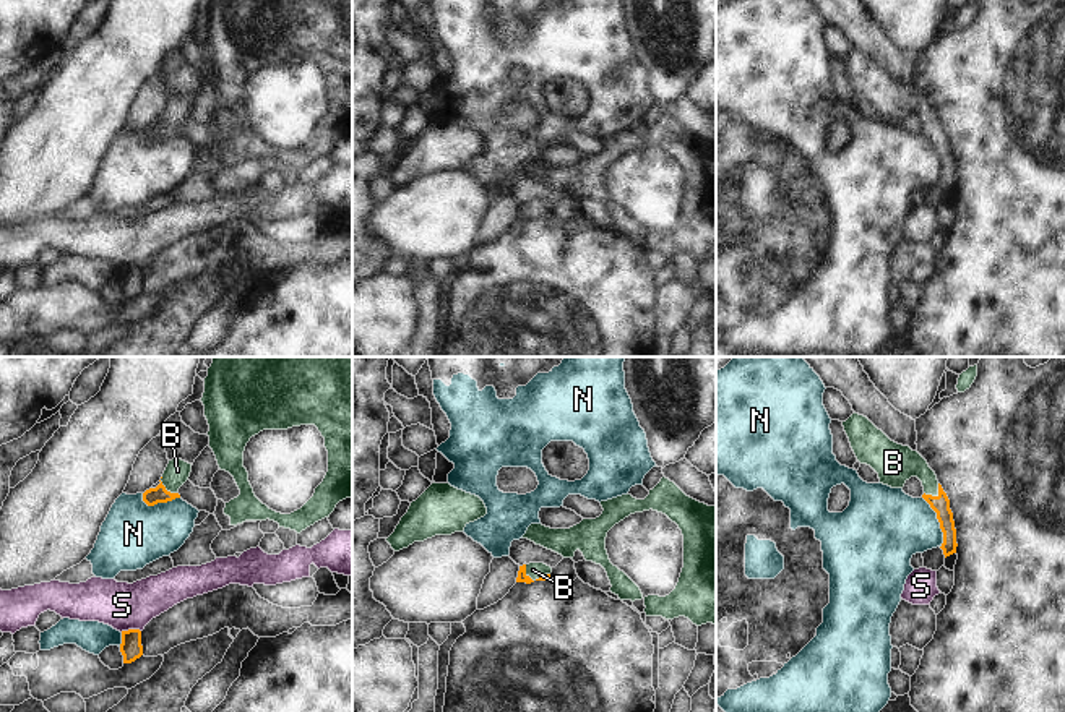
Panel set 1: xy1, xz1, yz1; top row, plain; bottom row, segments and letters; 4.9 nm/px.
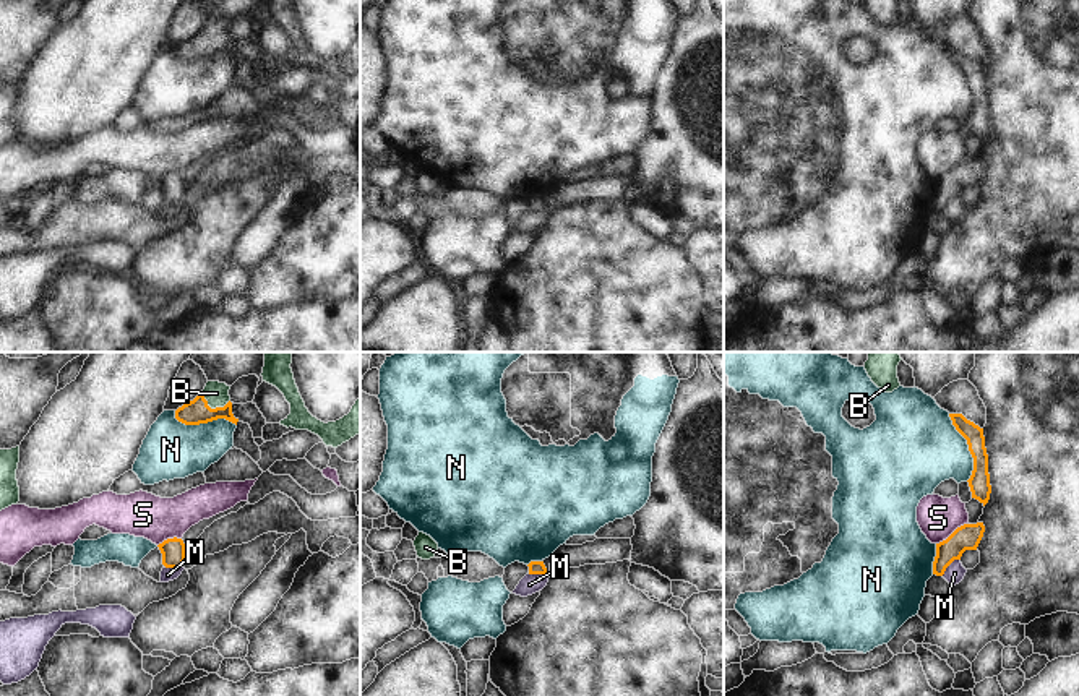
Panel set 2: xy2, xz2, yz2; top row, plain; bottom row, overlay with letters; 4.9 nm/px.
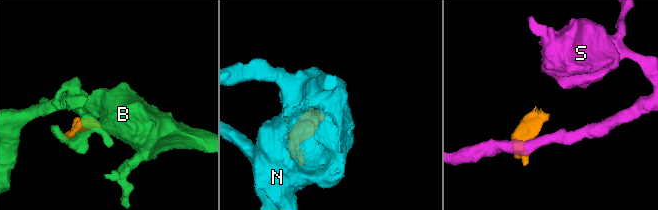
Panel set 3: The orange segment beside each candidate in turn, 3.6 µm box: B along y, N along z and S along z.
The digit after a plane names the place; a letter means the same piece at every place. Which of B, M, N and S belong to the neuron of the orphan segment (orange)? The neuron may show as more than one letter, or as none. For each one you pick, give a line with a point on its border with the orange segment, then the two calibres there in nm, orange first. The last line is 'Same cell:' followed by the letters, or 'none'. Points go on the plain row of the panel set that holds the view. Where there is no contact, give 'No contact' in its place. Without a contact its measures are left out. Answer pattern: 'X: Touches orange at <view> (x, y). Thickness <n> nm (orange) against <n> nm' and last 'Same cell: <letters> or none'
B: Touches orange at xy2 (213, 46). Thickness 120 nm (orange) against 120 nm
Same cell: B.

